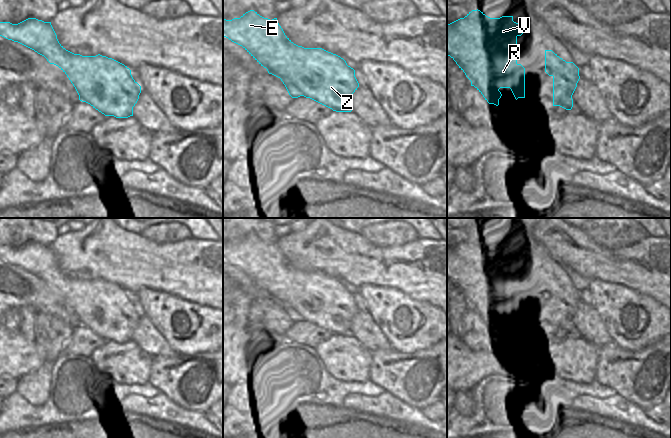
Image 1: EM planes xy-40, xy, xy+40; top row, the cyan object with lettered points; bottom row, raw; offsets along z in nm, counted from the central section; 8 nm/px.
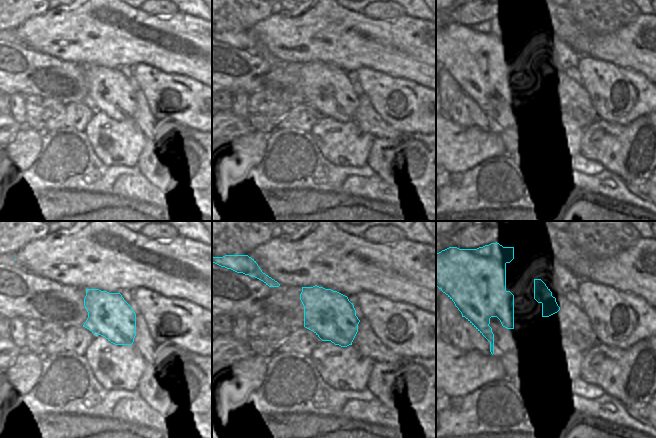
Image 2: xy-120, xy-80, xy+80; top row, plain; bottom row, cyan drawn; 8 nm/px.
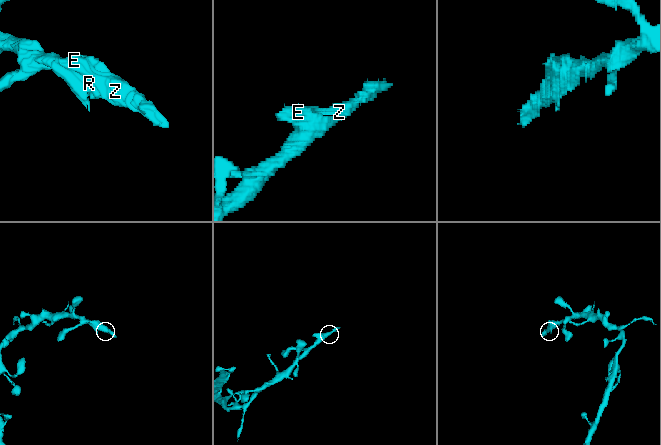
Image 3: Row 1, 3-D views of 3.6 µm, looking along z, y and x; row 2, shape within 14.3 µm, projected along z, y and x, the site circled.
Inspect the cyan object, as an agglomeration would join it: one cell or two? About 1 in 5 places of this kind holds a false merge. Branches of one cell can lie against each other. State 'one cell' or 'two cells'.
one cell

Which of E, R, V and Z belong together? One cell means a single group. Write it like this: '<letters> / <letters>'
E R V Z

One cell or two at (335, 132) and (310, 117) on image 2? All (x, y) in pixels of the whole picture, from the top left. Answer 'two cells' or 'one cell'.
two cells

